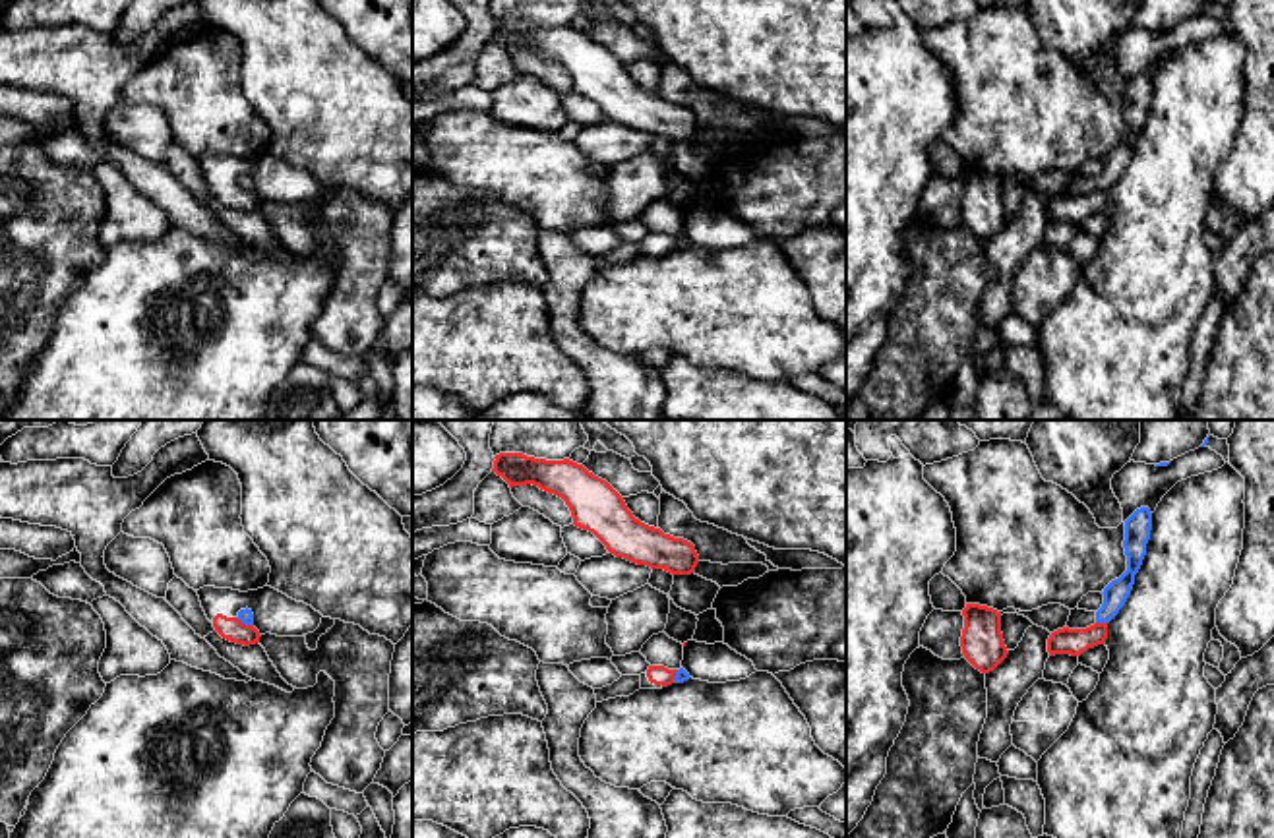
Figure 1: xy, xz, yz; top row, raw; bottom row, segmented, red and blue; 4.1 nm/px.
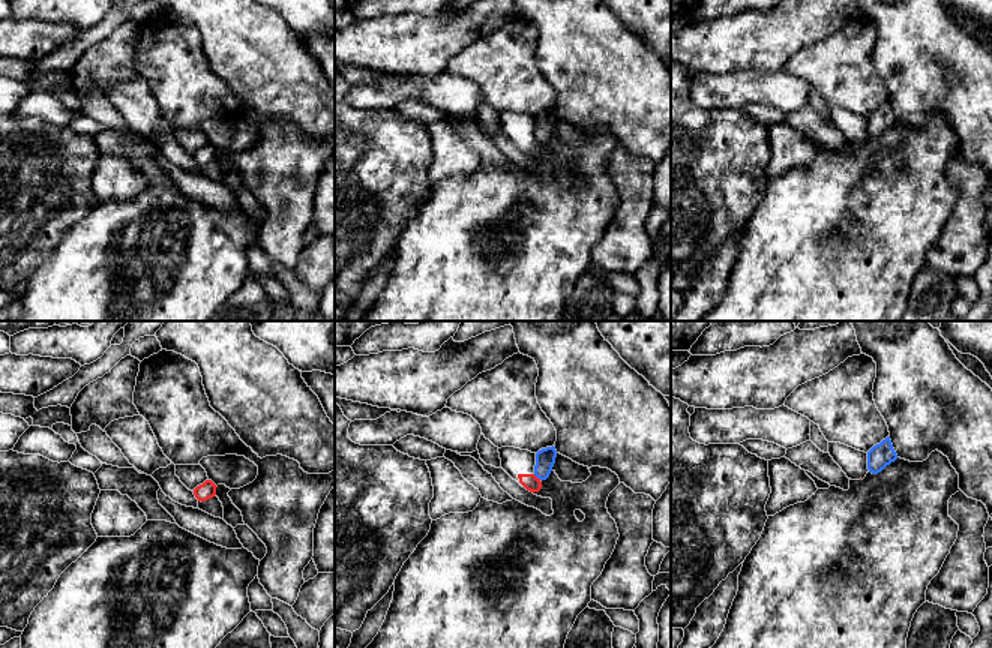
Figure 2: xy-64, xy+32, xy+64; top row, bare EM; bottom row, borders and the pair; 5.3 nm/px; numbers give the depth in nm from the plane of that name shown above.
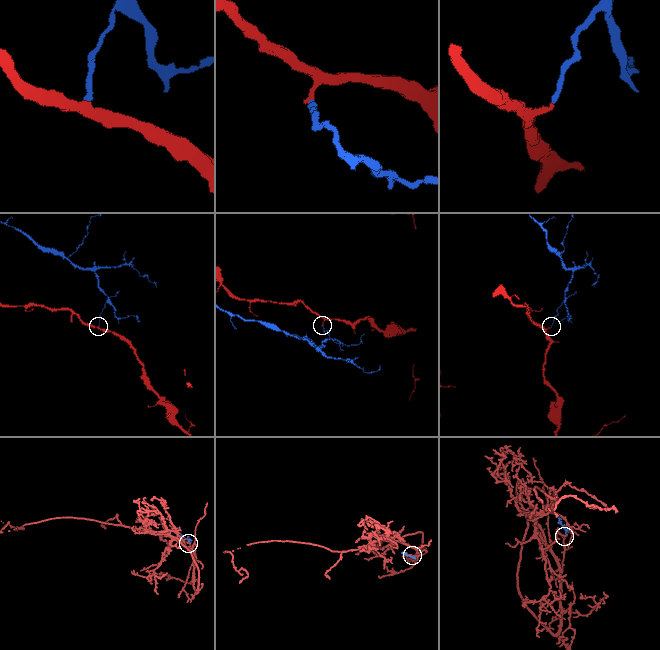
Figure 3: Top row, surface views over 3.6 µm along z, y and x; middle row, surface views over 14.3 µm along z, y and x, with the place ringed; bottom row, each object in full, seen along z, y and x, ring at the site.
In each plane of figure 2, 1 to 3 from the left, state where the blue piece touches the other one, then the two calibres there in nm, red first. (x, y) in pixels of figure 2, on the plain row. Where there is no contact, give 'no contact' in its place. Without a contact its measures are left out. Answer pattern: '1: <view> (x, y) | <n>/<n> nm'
1: no contact
2: xy+32 (536, 141) | 90/110 nm
3: no contact

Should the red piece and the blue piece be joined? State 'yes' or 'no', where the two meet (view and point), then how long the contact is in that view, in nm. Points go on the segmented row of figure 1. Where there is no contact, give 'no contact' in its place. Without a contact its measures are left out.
no; meets red in yz at (1102, 624); contact 50 nm long

